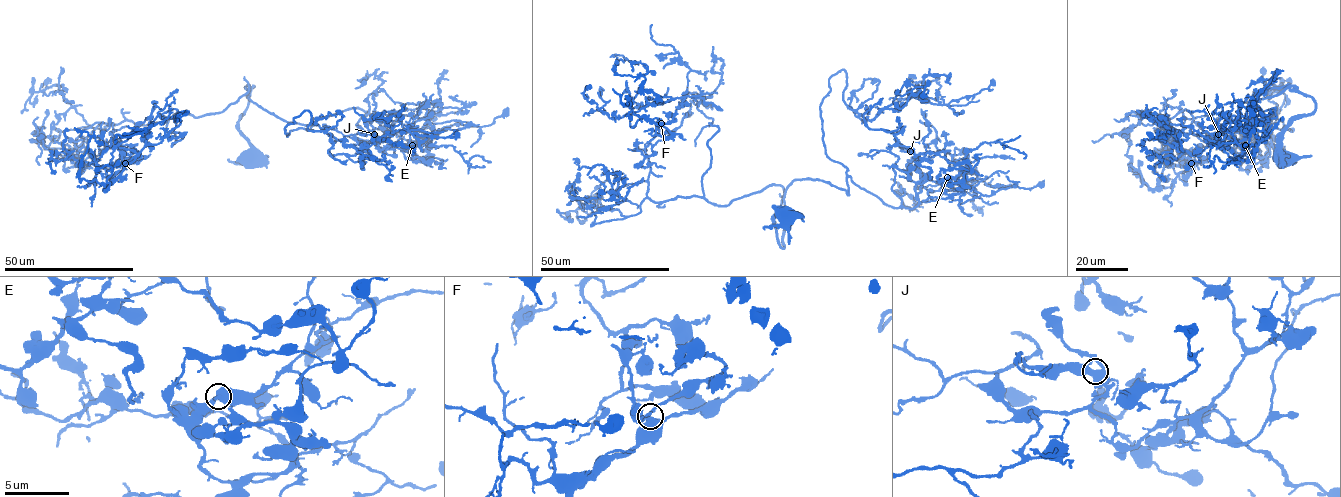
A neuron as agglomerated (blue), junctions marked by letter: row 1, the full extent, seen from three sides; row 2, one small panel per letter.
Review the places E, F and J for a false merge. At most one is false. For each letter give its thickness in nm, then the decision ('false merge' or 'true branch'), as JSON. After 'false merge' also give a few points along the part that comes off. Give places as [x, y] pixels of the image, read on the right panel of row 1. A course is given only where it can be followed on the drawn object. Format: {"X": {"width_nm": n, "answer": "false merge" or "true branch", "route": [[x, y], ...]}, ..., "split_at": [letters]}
{"E": {"width_nm": 500, "answer": "true branch"}, "F": {"width_nm": 460, "answer": "true branch"}, "J": {"width_nm": 440, "answer": "true branch"}, "split_at": []}

